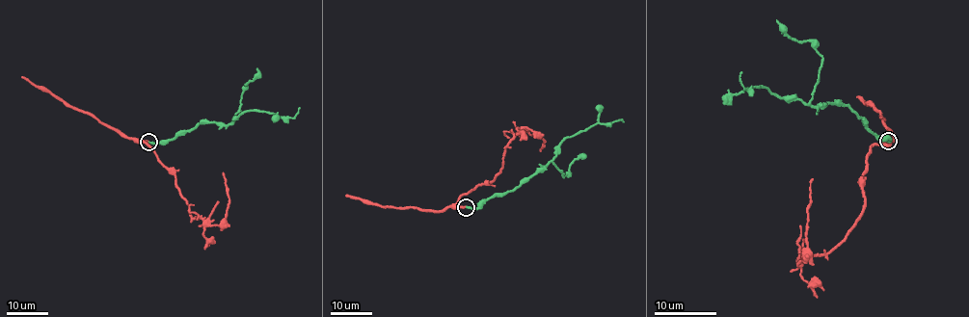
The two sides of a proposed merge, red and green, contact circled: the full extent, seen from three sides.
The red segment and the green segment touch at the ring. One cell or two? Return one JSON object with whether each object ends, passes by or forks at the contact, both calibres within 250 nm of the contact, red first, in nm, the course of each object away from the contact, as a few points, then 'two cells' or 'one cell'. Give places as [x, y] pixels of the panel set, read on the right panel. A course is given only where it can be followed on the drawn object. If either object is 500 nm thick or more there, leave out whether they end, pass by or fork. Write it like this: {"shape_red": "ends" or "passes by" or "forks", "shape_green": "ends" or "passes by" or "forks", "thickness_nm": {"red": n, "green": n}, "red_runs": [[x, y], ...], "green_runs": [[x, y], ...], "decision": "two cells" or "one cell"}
{"shape_red": "ends", "shape_green": "ends", "thickness_nm": {"red": 190, "green": 220}, "red_runs": [[887, 141], [871, 147], [864, 208], [852, 229], [833, 248], [797, 265], [806, 246], [813, 179]], "green_runs": [[887, 141], [848, 106], [779, 98], [759, 86], [747, 90], [741, 72]], "decision": "one cell"}

